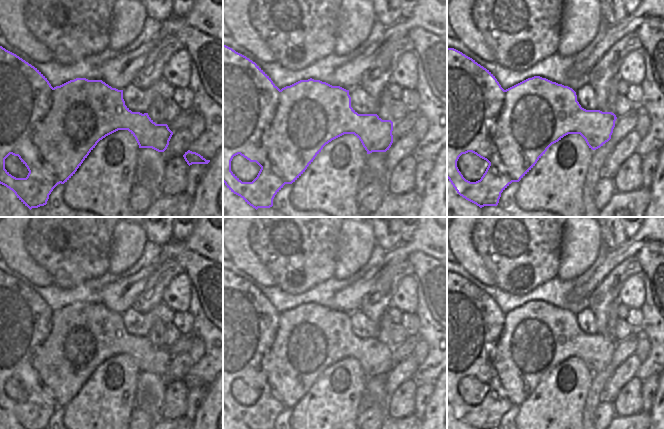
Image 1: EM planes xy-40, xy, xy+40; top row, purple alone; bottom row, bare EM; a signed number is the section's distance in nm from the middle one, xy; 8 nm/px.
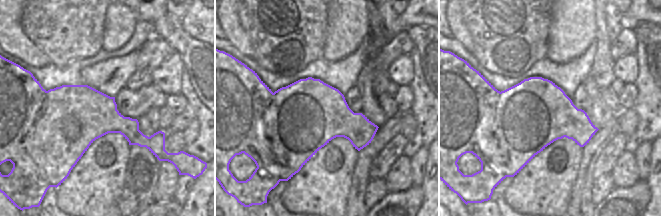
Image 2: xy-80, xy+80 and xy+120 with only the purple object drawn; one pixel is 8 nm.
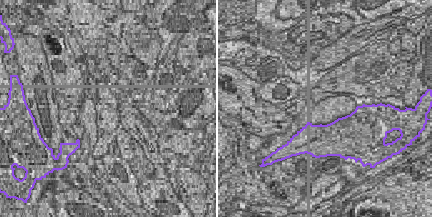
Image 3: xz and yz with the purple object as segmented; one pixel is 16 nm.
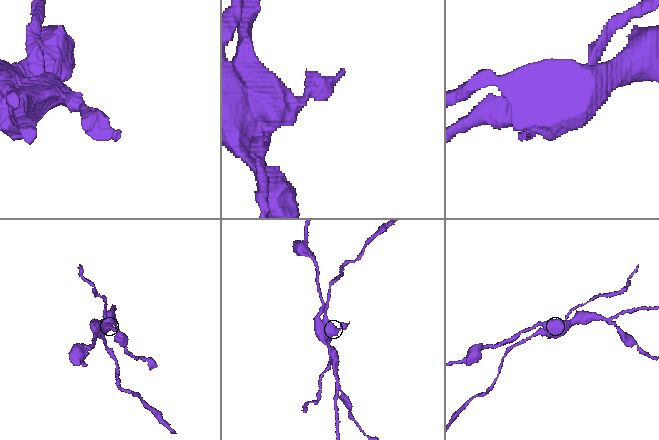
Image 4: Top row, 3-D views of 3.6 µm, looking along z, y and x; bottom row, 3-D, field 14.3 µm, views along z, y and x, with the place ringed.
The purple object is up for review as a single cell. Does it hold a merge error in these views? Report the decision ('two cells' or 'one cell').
two cells

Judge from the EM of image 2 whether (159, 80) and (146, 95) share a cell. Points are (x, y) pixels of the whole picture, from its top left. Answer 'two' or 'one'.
two

